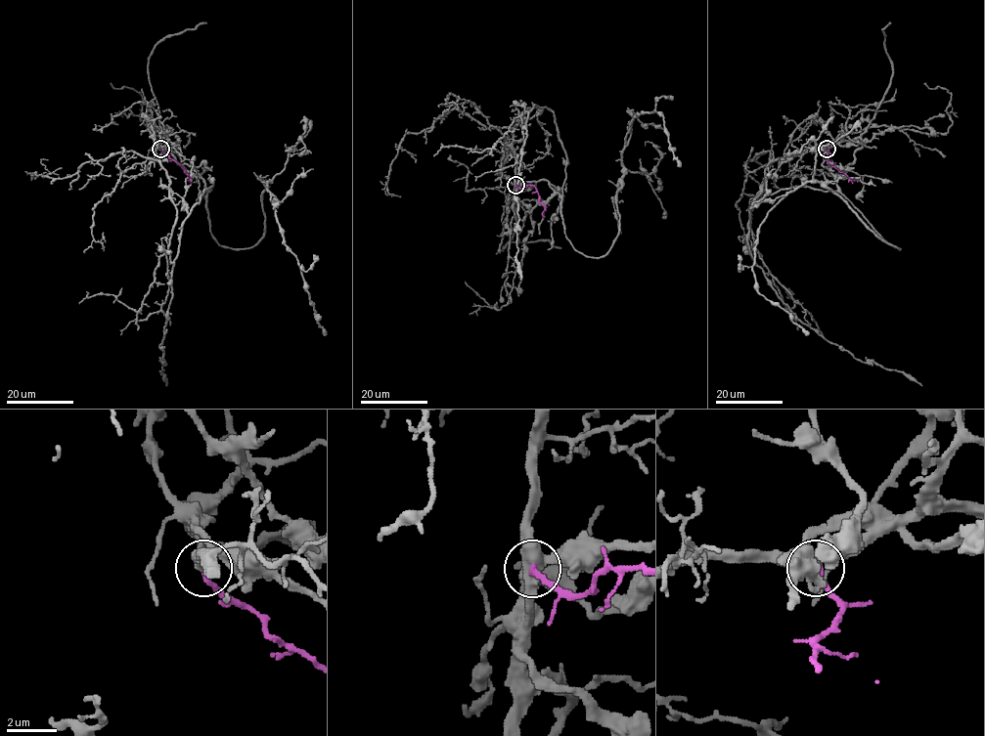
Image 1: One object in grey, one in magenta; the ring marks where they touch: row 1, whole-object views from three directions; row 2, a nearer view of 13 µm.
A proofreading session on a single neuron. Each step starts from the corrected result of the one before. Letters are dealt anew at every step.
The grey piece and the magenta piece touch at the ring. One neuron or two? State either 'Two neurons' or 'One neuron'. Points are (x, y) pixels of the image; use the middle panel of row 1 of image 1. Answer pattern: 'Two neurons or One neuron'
One neuron

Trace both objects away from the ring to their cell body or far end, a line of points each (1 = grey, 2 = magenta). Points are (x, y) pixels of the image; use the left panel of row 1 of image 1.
1: (160, 149), (201, 176), (211, 235), (225, 247), (246, 249), (263, 236), (268, 182), (284, 243), (325, 335)
2: (160, 149), (181, 165), (189, 182)

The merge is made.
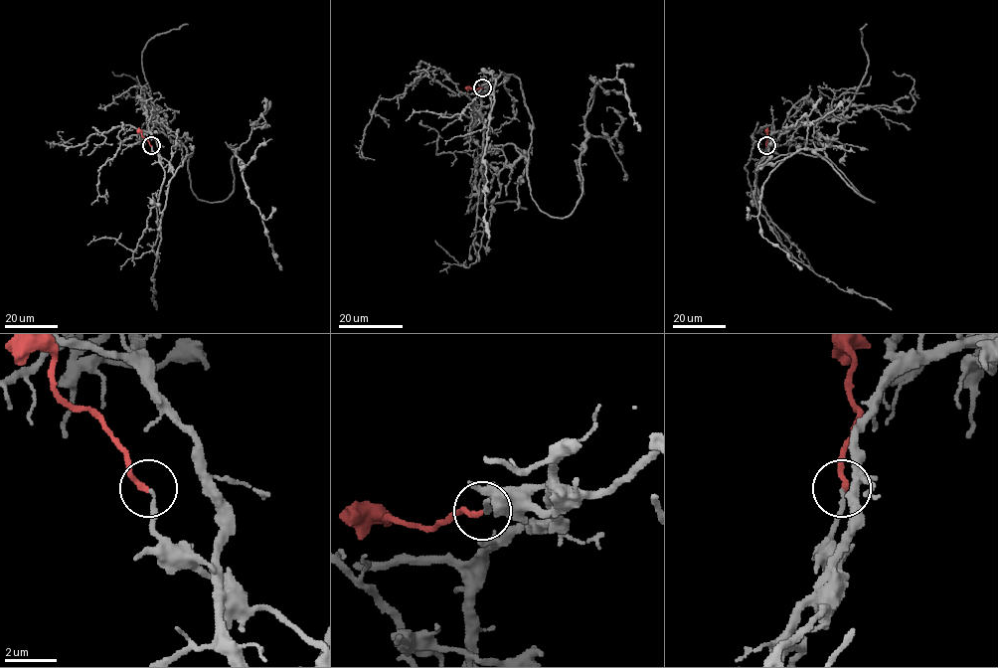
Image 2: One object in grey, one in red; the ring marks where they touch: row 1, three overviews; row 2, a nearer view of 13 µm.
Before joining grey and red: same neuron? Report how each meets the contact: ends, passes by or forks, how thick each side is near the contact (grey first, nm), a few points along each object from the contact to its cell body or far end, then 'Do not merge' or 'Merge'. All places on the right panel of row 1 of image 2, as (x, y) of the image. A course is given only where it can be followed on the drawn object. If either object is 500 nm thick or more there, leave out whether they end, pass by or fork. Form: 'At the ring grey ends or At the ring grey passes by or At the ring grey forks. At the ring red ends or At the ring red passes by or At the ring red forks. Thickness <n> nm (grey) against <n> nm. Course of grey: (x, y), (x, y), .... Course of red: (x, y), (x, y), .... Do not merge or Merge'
At the ring grey ends. At the ring red ends. Thickness 170 nm (grey) against 200 nm. Course of grey: (766, 145), (755, 174), (780, 155), (826, 156), (874, 202), (808, 149), (786, 157), (757, 219), (801, 269). Course of red: (766, 145), (767, 127). Merge

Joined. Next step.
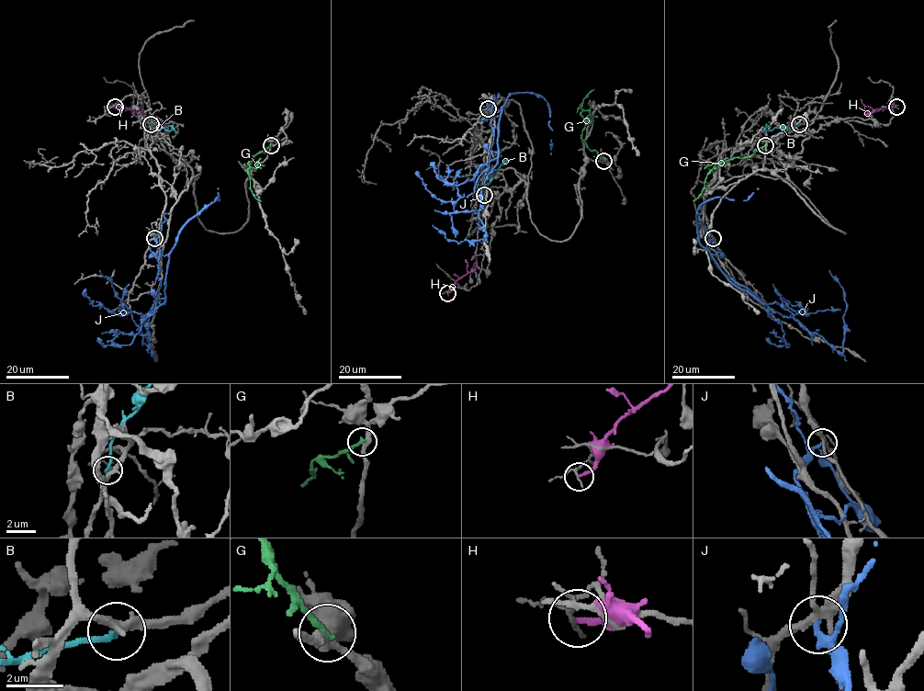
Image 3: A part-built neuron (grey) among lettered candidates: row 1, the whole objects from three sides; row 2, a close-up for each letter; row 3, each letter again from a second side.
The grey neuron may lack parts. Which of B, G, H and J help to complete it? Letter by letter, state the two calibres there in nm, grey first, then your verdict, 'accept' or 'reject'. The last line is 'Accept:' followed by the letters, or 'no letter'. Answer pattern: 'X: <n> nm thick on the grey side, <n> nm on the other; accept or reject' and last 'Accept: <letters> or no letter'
B: 280 nm thick on the grey side, 200 nm on the other; reject
G: 300 nm thick on the grey side, 220 nm on the other; reject
H: 130 nm thick on the grey side, 200 nm on the other; reject
J: 240 nm thick on the grey side, 240 nm on the other; reject
Accept: no letter

